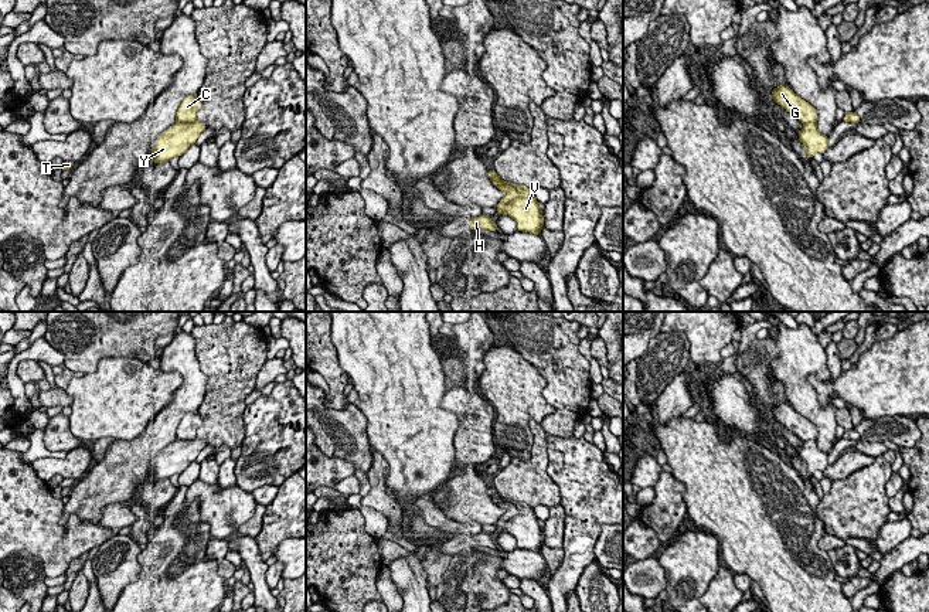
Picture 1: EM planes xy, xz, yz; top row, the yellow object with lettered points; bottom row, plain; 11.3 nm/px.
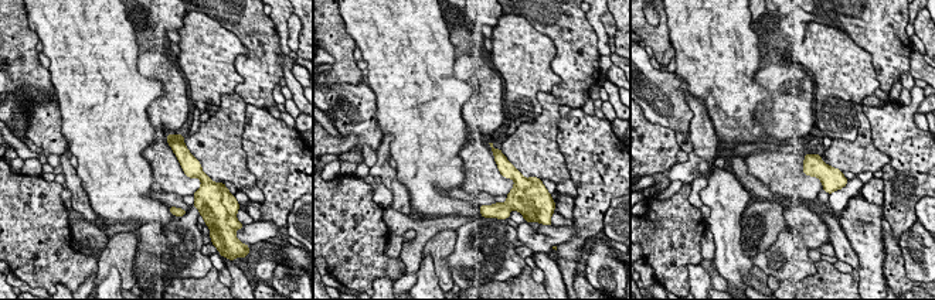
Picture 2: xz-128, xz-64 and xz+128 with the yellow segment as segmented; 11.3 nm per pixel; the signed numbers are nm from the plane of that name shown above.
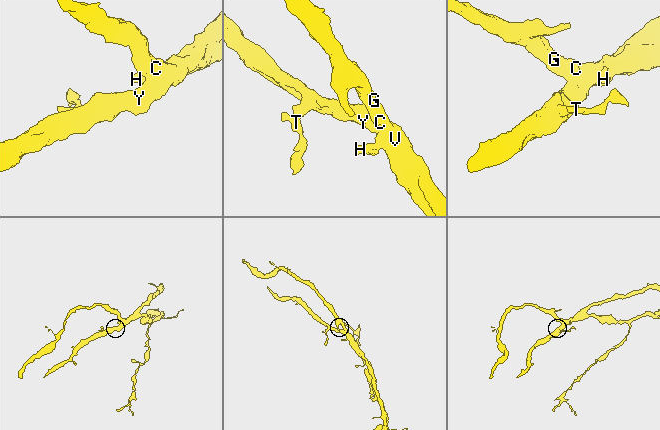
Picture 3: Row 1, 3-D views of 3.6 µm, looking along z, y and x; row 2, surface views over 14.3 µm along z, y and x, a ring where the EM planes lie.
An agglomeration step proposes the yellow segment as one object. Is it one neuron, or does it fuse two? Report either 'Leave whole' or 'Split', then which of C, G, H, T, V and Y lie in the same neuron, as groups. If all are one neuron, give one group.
Split. Groups: C G H / T V Y

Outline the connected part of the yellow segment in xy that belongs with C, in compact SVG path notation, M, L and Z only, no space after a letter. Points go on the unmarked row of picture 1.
M187 414L176 432L180 441L193 441L197 436L197 428L201 425L201 416L198 414Z

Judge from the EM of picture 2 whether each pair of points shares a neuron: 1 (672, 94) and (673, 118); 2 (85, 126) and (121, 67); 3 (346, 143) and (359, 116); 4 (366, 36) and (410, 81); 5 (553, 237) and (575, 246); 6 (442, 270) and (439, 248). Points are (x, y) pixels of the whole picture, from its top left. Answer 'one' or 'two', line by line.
1: one
2: one
3: two
4: one
5: two
6: one

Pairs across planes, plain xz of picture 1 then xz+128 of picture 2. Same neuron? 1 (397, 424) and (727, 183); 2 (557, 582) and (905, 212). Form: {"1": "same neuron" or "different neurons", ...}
{"1": "different neurons", "2": "same neuron"}

